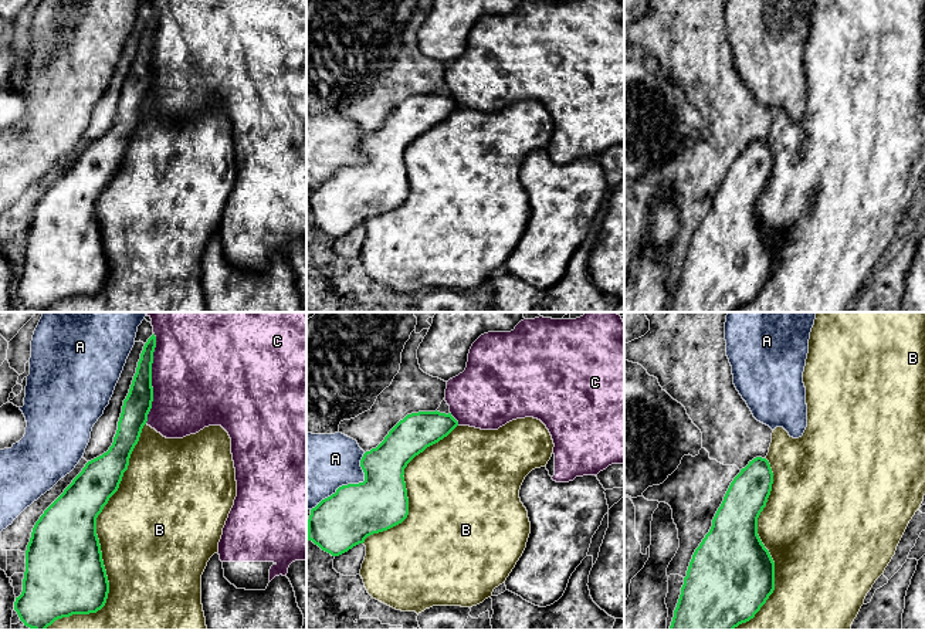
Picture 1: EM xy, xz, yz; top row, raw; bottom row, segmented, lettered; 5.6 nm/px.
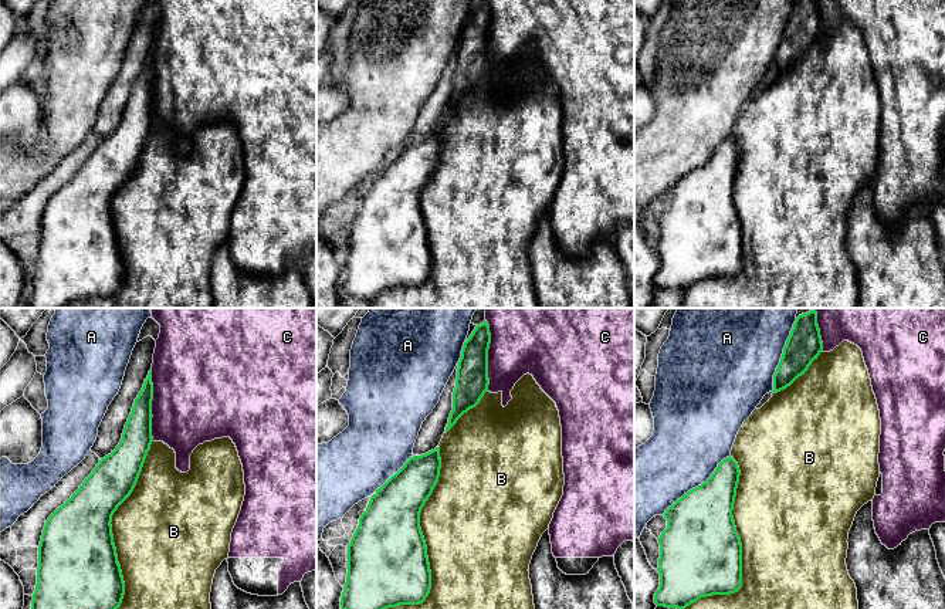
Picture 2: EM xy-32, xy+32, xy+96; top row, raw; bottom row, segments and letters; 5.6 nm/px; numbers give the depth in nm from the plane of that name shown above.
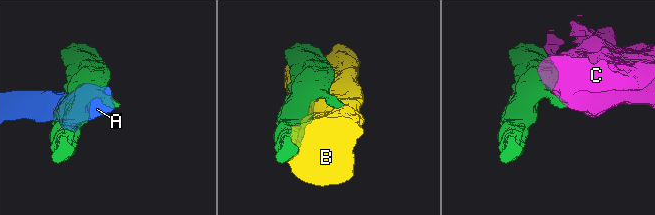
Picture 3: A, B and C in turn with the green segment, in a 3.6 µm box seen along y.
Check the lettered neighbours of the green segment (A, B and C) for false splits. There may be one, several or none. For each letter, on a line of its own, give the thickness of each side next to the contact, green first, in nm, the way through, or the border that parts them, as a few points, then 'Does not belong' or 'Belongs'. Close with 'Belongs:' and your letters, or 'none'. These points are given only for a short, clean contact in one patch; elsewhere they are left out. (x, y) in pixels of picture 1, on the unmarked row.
A: Thickness 320 nm (green) against 380 nm. Does not belong
B: Thickness 440 nm (green) against 480 nm. Does not belong
C: Thickness 160 nm (green) against 500 nm. Does not belong
Belongs: none

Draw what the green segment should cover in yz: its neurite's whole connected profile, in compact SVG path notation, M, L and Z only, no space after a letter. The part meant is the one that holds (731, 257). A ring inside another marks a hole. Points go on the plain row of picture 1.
M756 139L731 165L709 214L689 244L670 312L733 312L749 304L775 272L775 244L758 217L758 200L772 173L773 155L766 140Z

